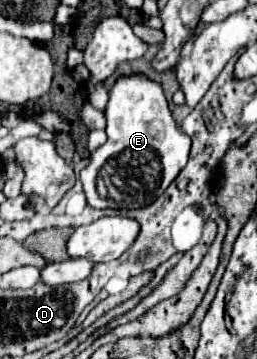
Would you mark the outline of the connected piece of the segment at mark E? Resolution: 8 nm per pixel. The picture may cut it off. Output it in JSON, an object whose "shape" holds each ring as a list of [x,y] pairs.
{"shape":[[[133,75],[119,79],[109,91],[109,105],[105,111],[107,117],[107,143],[101,145],[93,155],[85,169],[81,169],[81,183],[87,197],[87,203],[93,209],[139,209],[153,203],[171,181],[181,173],[187,165],[191,139],[177,127],[171,111],[167,107],[167,99],[159,83],[147,79],[145,75]]]}

